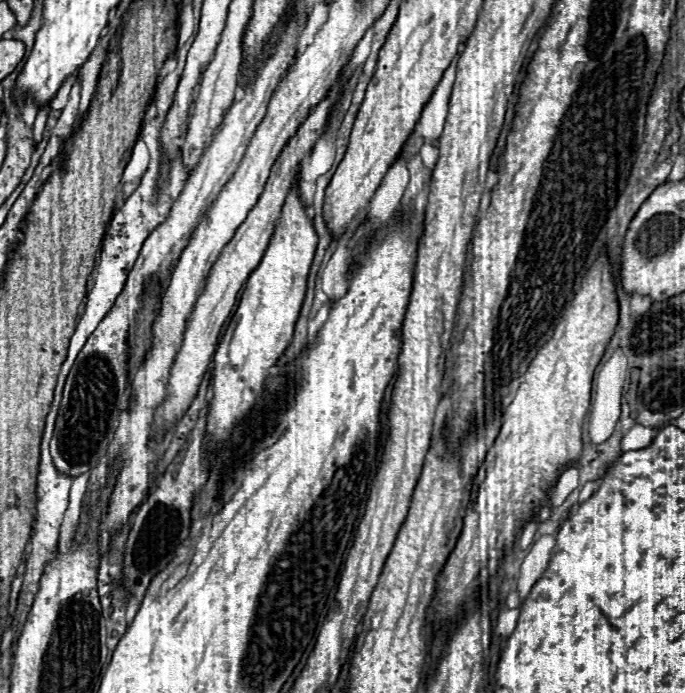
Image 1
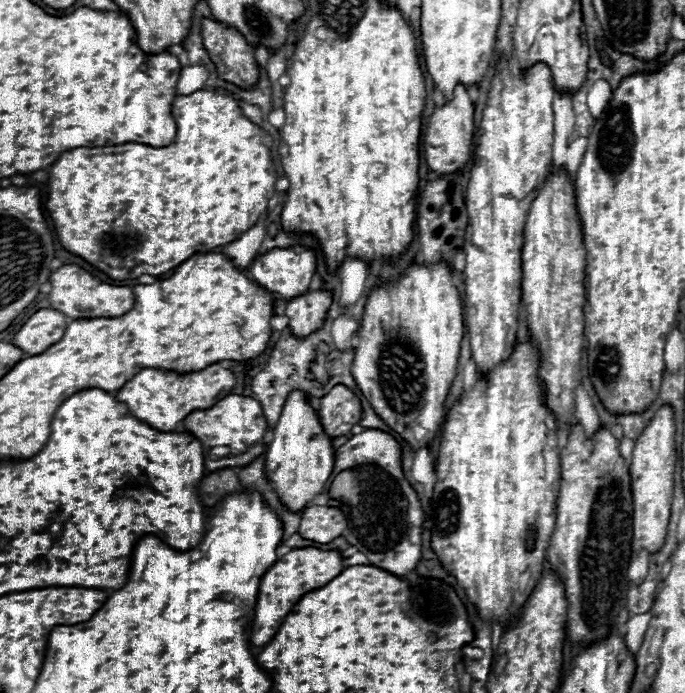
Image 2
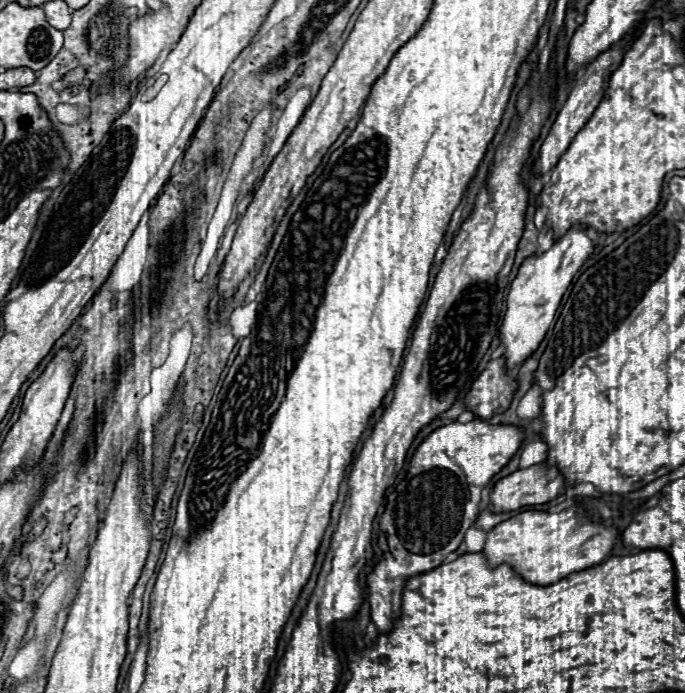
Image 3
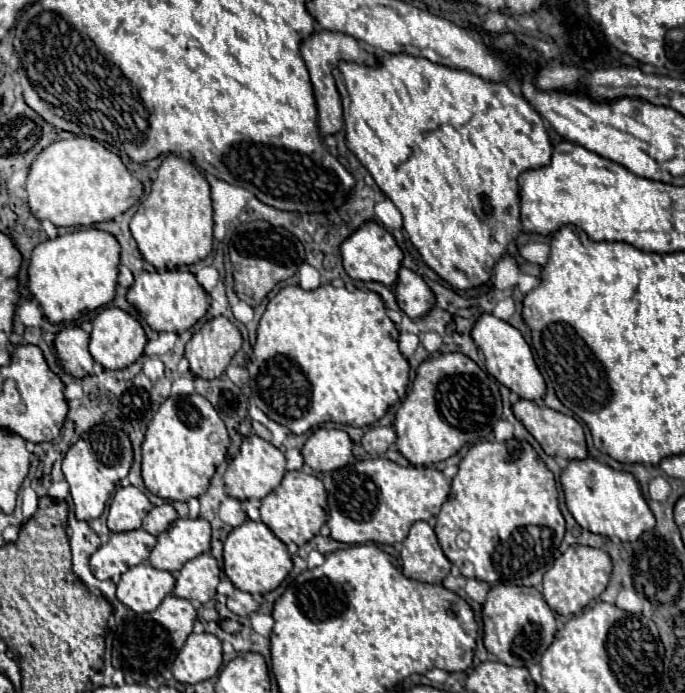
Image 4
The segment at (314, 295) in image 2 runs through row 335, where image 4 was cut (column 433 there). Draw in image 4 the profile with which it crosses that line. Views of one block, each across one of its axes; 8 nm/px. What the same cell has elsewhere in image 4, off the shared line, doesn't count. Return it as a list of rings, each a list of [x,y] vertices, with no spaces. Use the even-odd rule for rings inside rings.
[[[402,268],[398,274],[396,300],[404,314],[410,318],[424,318],[424,314],[436,306],[436,296],[428,284],[408,268]]]

